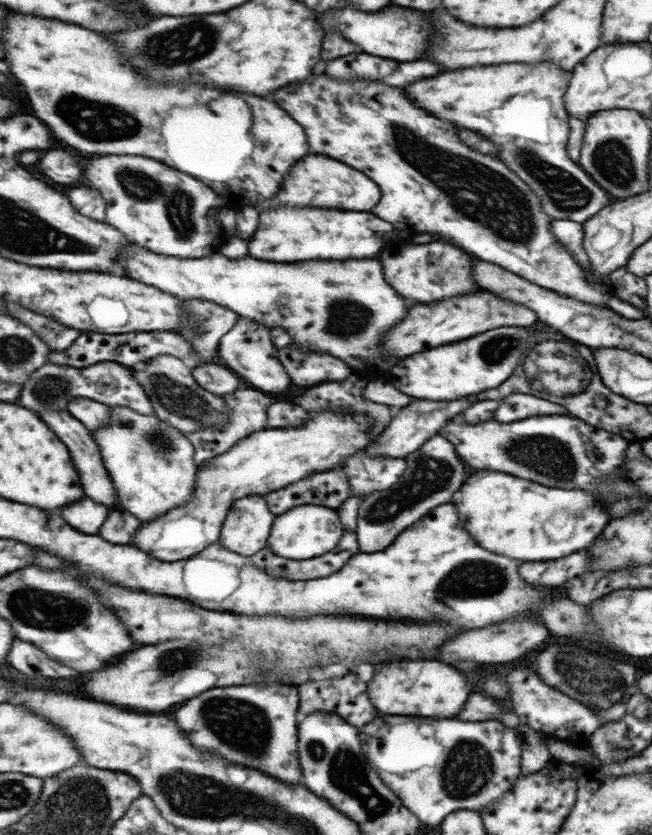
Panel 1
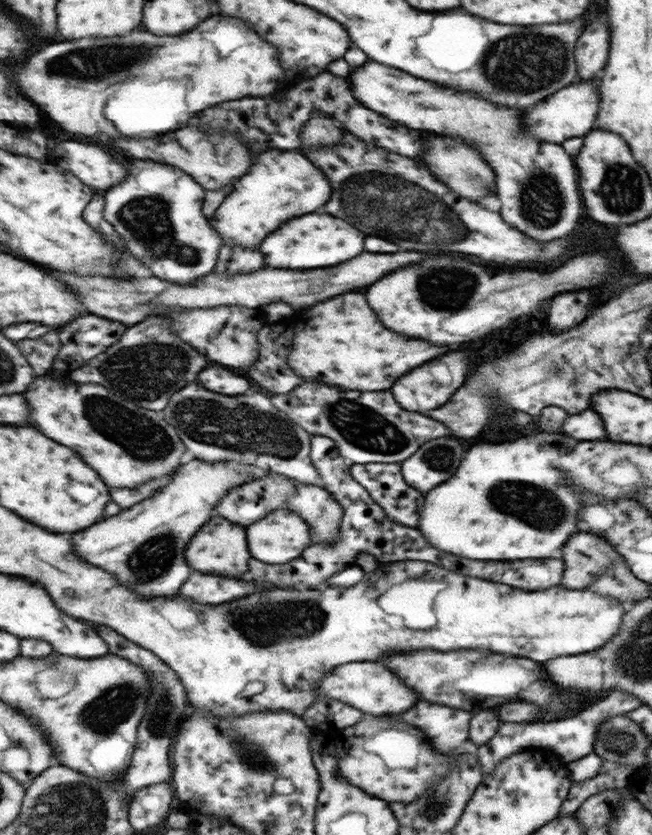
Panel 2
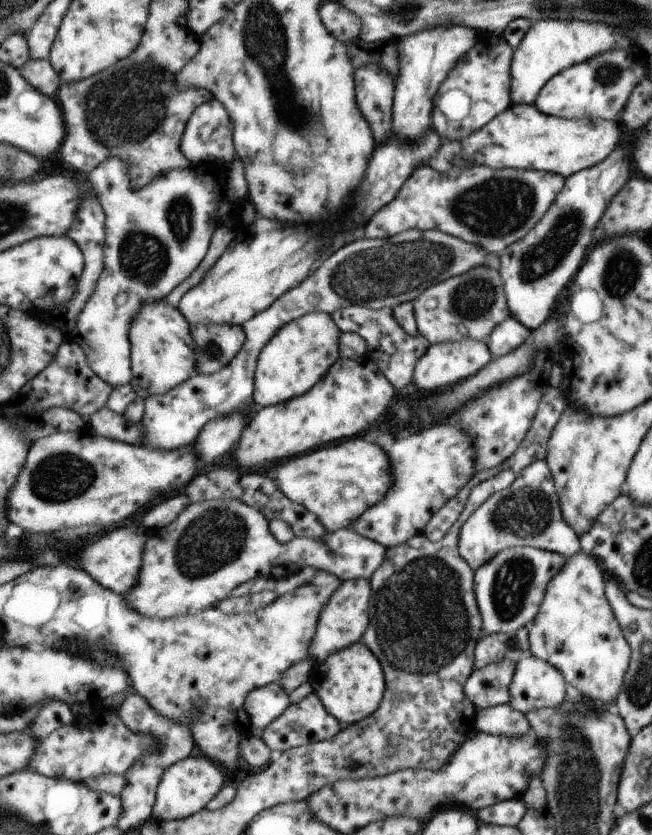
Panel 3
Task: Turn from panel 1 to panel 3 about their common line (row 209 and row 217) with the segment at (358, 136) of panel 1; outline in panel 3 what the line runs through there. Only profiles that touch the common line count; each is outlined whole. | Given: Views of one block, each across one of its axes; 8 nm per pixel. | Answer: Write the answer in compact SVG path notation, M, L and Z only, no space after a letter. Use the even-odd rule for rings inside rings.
M483 165L457 170L457 174L445 174L435 172L429 166L419 166L419 172L403 184L403 192L369 220L365 236L391 238L411 228L435 228L499 256L537 226L564 186L562 176L543 171L493 169Z

